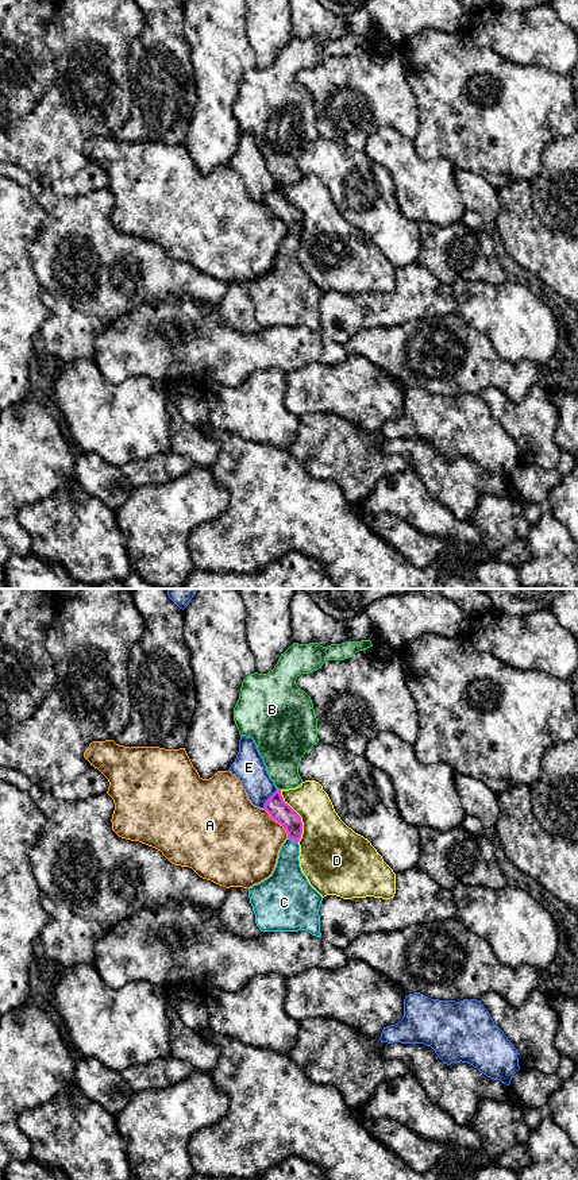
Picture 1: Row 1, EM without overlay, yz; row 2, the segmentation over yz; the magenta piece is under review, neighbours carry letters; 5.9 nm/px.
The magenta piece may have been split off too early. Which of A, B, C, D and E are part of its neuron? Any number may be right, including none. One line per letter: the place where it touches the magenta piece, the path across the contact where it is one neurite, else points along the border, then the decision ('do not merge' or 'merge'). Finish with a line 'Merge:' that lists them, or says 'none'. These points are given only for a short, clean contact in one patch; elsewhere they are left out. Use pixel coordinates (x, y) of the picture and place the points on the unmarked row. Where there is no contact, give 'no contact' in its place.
A: contact yz (278, 218); do not merge
B: contact yz (277, 184); do not merge
C: contact yz (293, 235); way yz (280, 207), (293, 220), (293, 235), (288, 250), (286, 276); merge
D: contact yz (299, 211); do not merge
E: contact yz (269, 193); do not merge
Merge: C

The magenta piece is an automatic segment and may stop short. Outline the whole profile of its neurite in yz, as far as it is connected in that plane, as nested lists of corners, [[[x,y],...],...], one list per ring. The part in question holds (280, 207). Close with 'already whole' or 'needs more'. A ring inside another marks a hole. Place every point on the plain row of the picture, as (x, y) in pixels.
[[[281,185],[266,196],[265,205],[284,221],[288,234],[282,239],[273,269],[263,277],[248,284],[248,293],[255,309],[255,319],[261,327],[298,327],[305,325],[312,331],[321,332],[319,304],[323,292],[309,279],[300,262],[300,240],[303,230],[301,212],[284,197]]] | needs more

